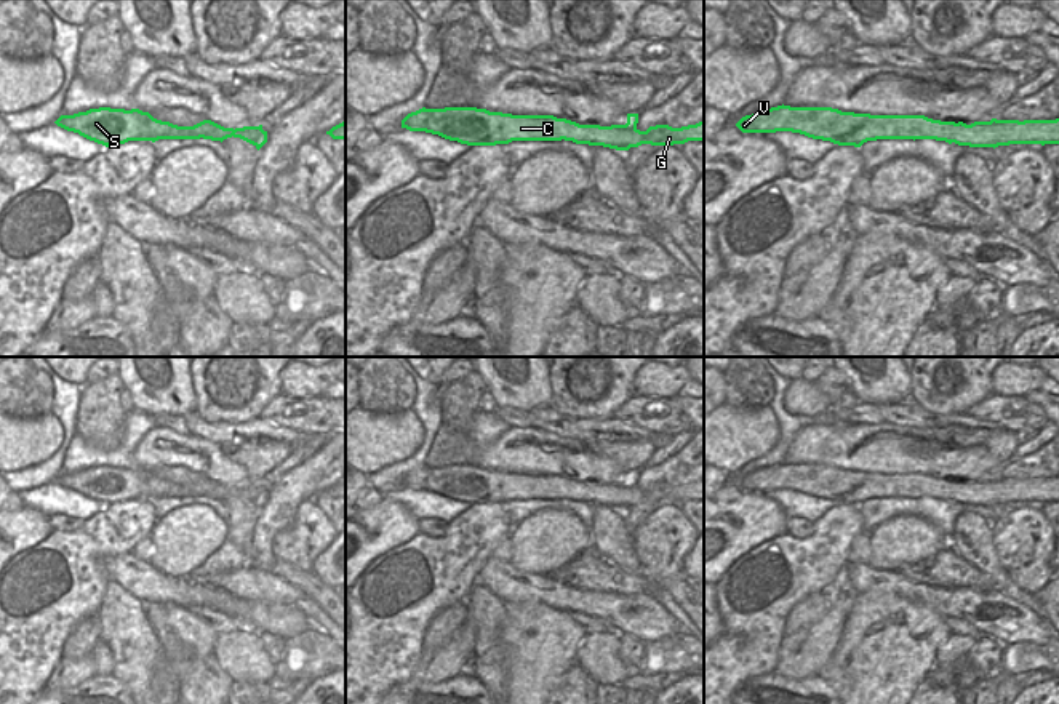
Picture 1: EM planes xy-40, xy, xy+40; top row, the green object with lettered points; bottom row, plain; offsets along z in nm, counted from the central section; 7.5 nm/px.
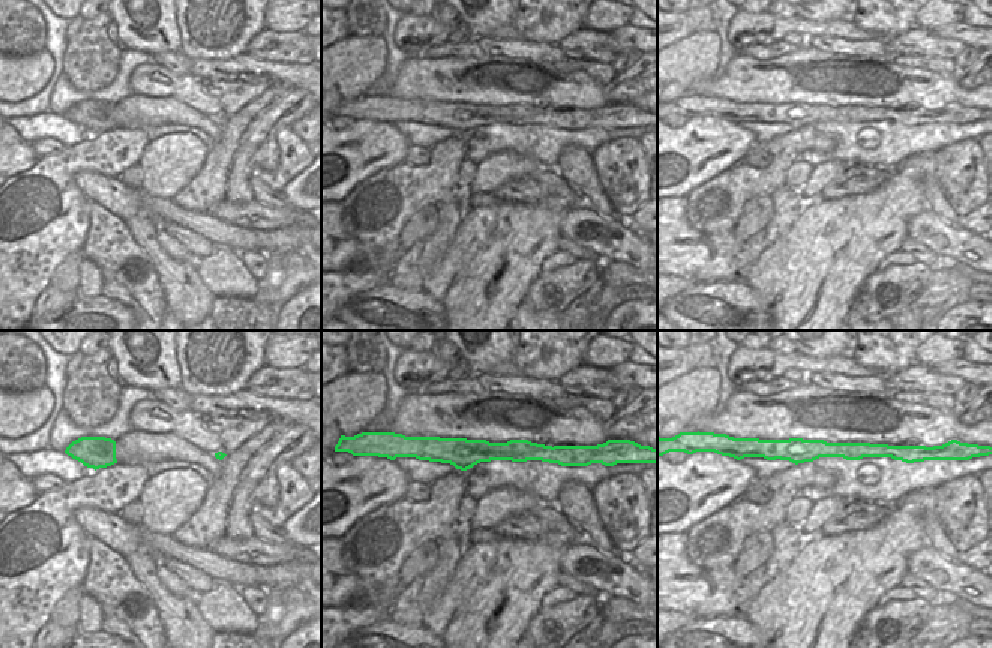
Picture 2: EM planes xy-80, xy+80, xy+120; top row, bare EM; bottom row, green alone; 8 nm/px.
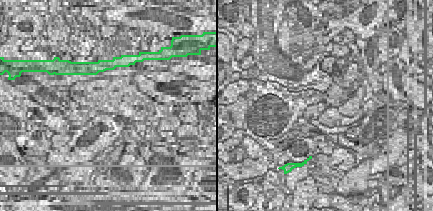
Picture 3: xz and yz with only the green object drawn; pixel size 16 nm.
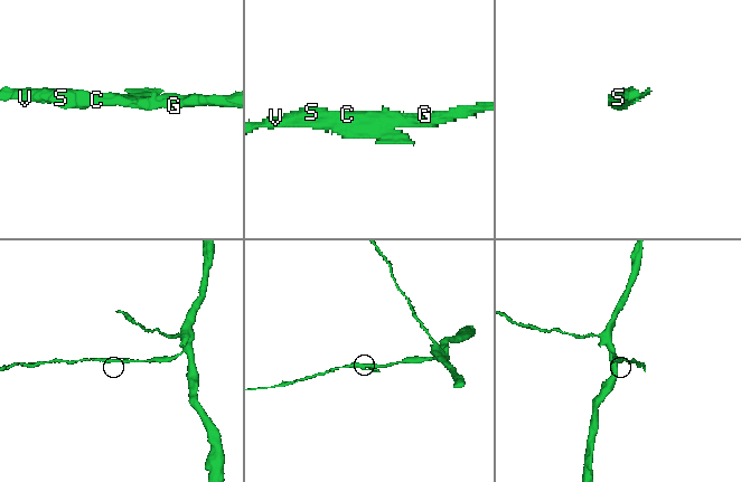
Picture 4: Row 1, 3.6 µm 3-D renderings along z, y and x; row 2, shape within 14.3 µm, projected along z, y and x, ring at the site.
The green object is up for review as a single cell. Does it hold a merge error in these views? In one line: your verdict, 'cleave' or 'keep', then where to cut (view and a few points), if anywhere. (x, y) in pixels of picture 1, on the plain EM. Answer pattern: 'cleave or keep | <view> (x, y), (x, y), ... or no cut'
keep | no cut

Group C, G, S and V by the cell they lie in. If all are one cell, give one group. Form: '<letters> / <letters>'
C G S V

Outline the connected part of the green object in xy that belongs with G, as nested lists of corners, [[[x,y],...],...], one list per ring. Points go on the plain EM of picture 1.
[[[477,466],[419,467],[402,478],[402,486],[426,490],[467,504],[496,504],[512,499],[573,499],[629,509],[641,502],[673,504],[704,499],[704,478],[696,483],[637,486],[638,472],[627,472],[625,483],[579,483],[553,474],[512,474]]]

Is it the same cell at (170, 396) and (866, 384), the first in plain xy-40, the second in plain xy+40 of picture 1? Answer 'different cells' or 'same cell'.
same cell

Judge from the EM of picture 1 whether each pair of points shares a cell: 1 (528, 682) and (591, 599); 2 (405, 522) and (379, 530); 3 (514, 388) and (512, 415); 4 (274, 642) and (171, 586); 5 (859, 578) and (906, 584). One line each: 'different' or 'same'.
1: different
2: same
3: different
4: different
5: same

